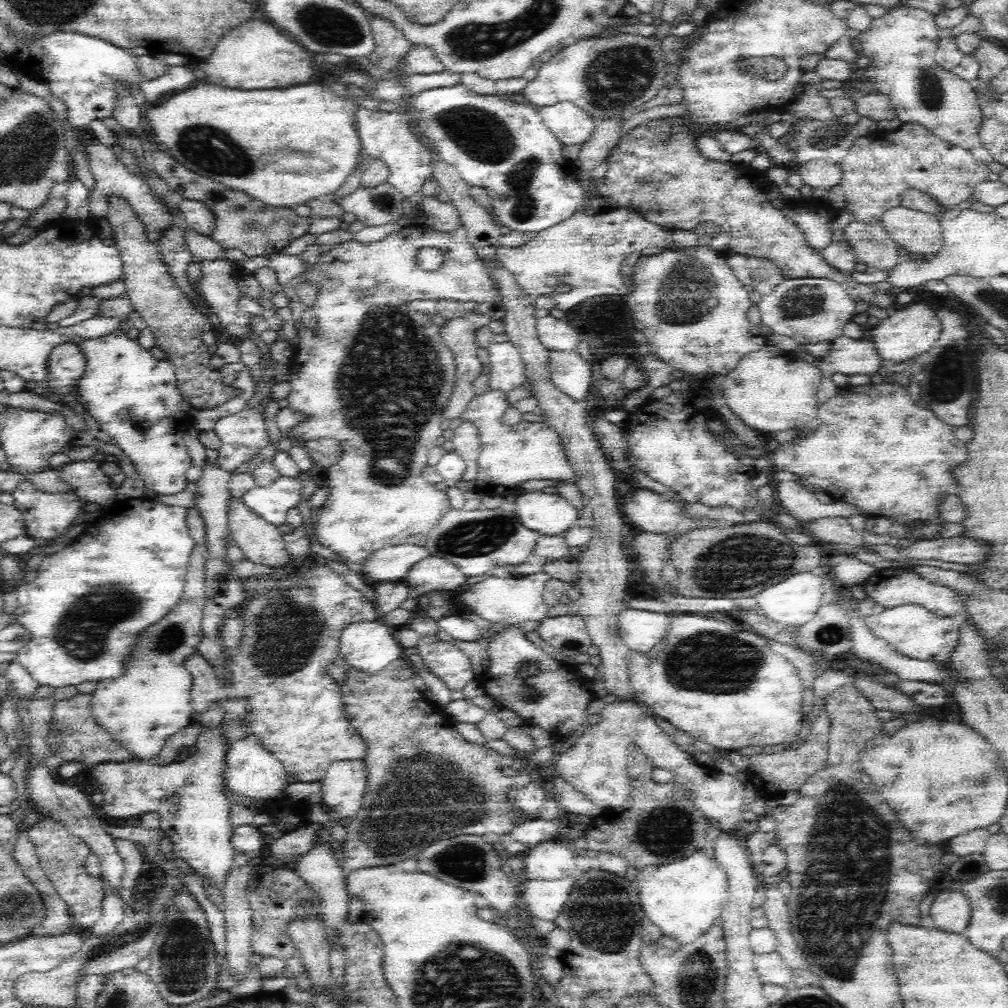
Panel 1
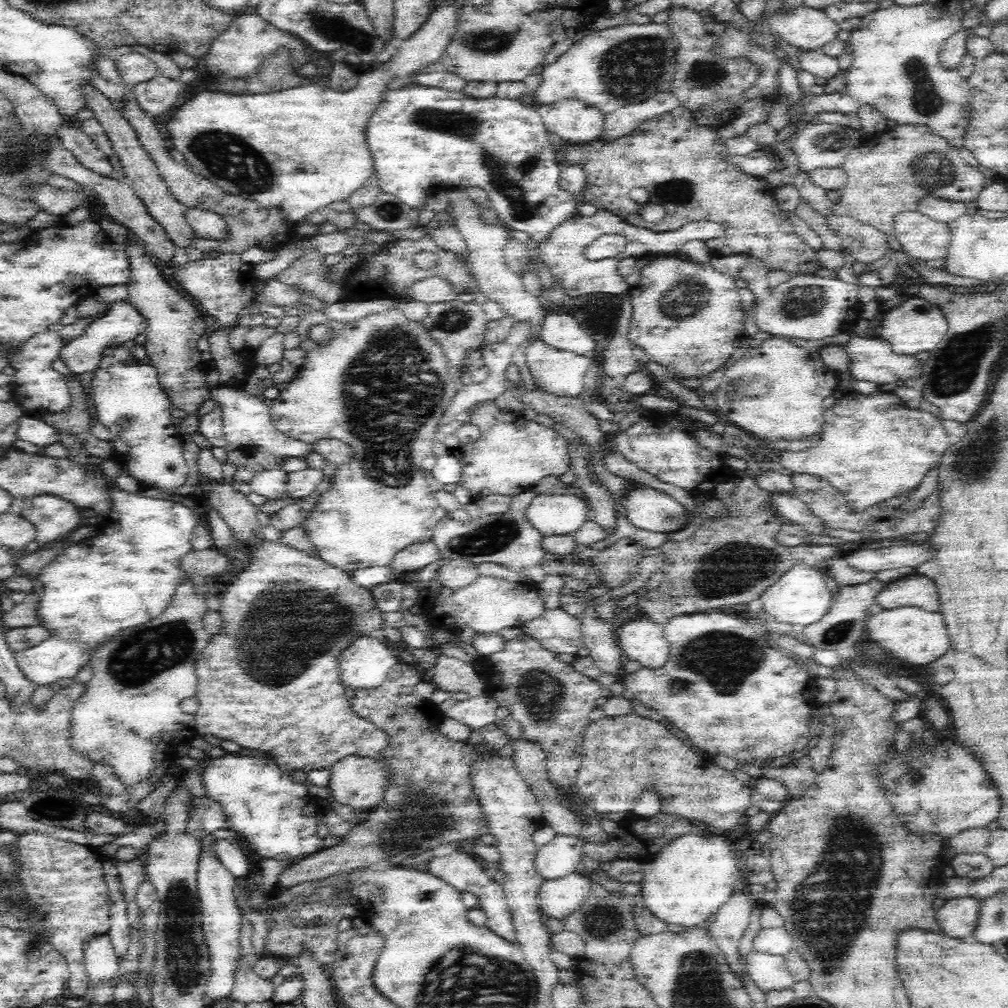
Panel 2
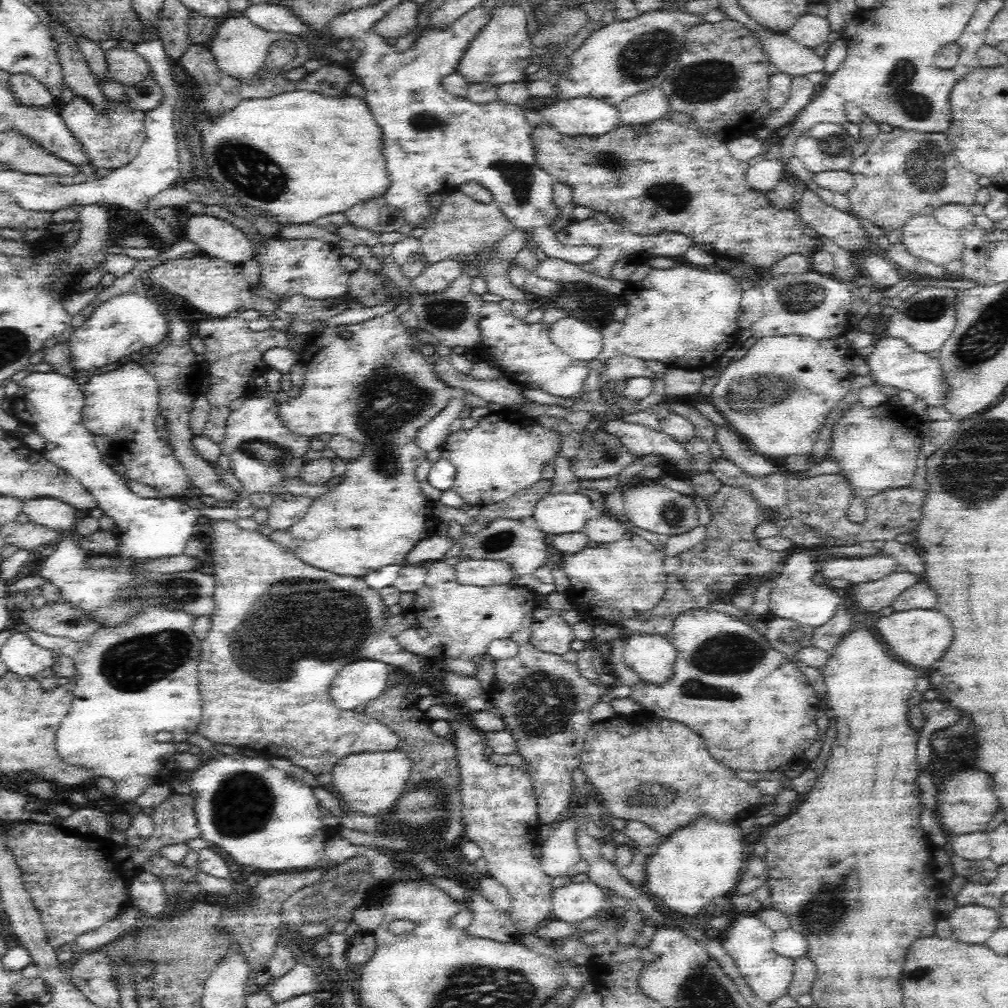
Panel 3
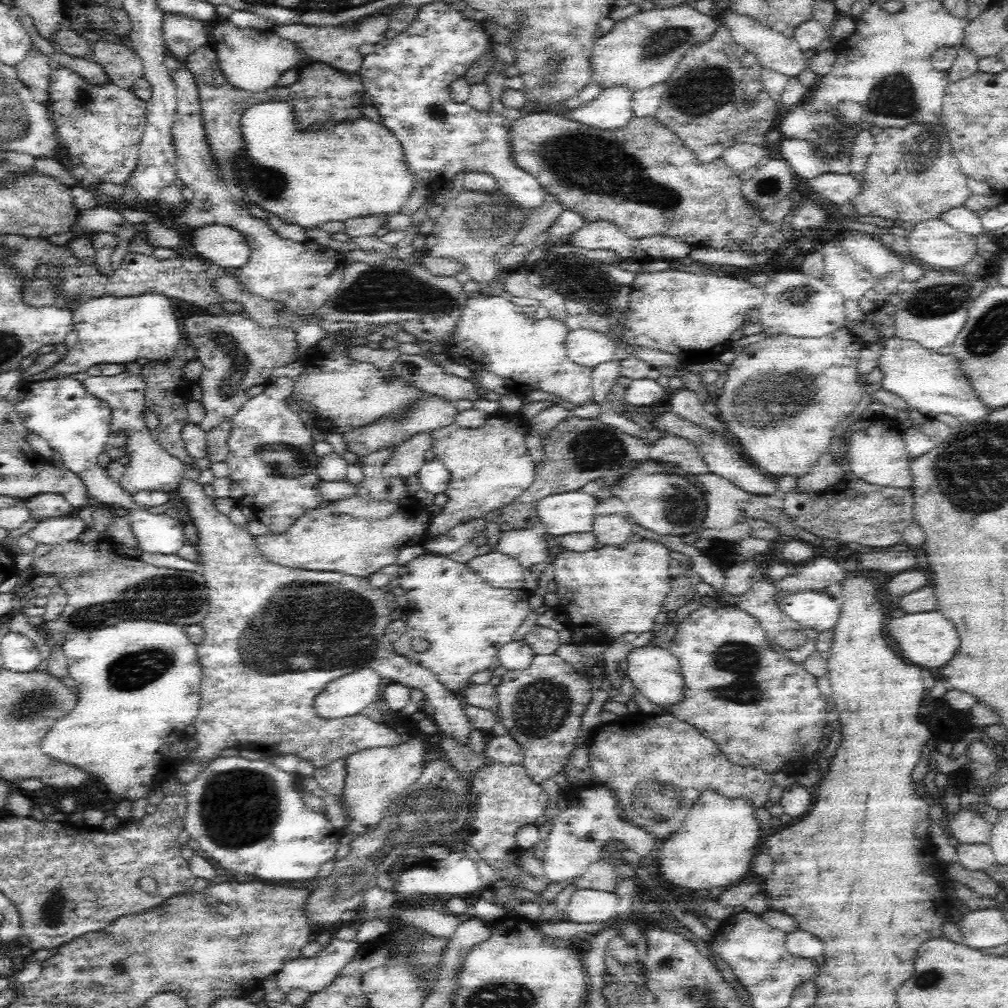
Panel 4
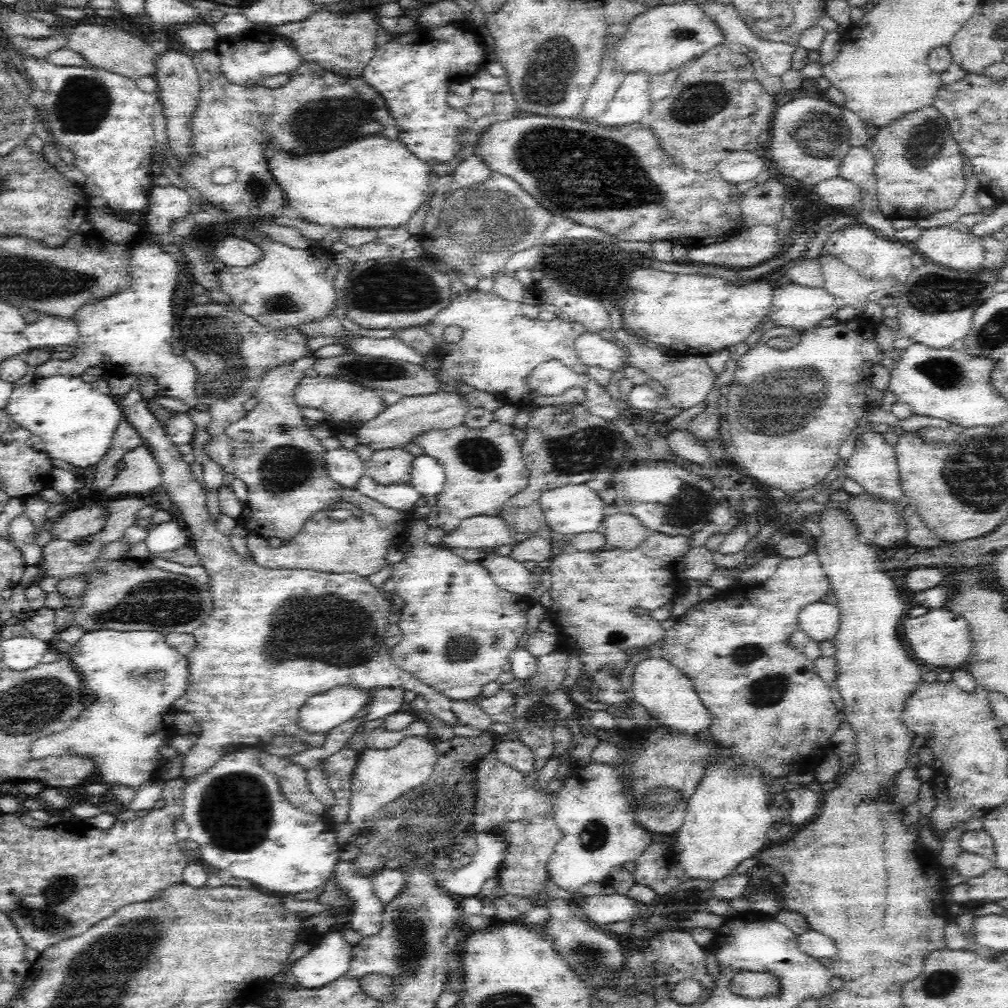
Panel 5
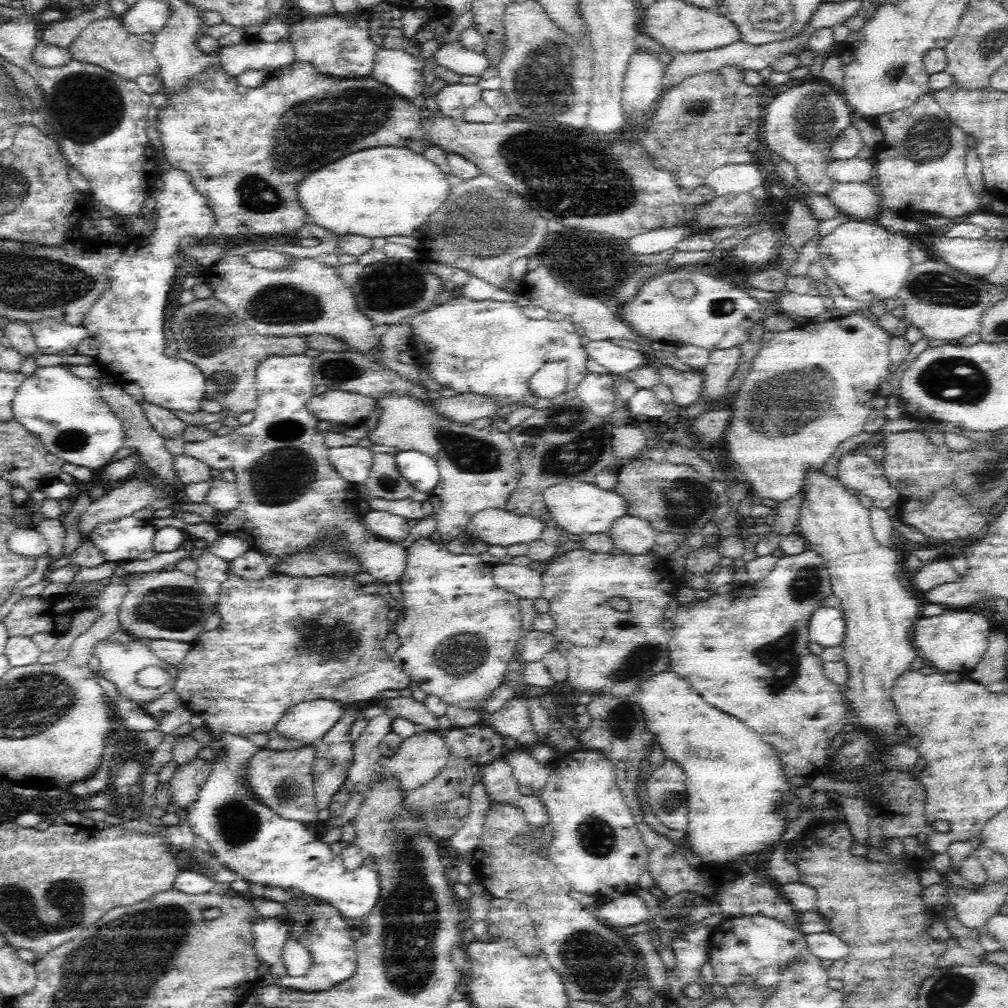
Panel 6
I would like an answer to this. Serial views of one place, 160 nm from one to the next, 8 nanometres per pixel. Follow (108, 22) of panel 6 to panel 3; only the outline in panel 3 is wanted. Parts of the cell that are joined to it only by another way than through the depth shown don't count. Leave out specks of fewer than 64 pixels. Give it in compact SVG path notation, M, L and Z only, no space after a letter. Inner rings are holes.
M114 47L104 52L106 57L107 78L118 82L125 88L134 87L150 77L148 63L132 50Z

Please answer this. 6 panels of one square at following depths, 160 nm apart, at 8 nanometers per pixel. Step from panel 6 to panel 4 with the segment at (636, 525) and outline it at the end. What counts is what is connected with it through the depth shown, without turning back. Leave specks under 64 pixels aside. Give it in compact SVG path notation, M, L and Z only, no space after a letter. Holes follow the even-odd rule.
M620 514L601 515L594 519L592 531L600 544L620 546L636 536L634 526L635 524L628 516Z

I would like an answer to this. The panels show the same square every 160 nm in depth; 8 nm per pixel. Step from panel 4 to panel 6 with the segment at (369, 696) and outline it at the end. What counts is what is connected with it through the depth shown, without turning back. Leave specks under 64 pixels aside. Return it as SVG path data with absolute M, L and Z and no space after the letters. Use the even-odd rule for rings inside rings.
M334 700L302 702L280 716L272 730L284 740L312 744L318 742L338 722L344 710L344 705Z

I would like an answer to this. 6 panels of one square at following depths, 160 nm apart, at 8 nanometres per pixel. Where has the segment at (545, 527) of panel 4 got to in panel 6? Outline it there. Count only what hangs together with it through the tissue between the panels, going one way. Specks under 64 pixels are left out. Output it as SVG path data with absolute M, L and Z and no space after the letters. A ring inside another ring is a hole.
M582 480L558 482L543 492L543 499L551 518L570 534L608 533L614 521L627 515L629 505L629 502L614 489L602 490L594 483Z

